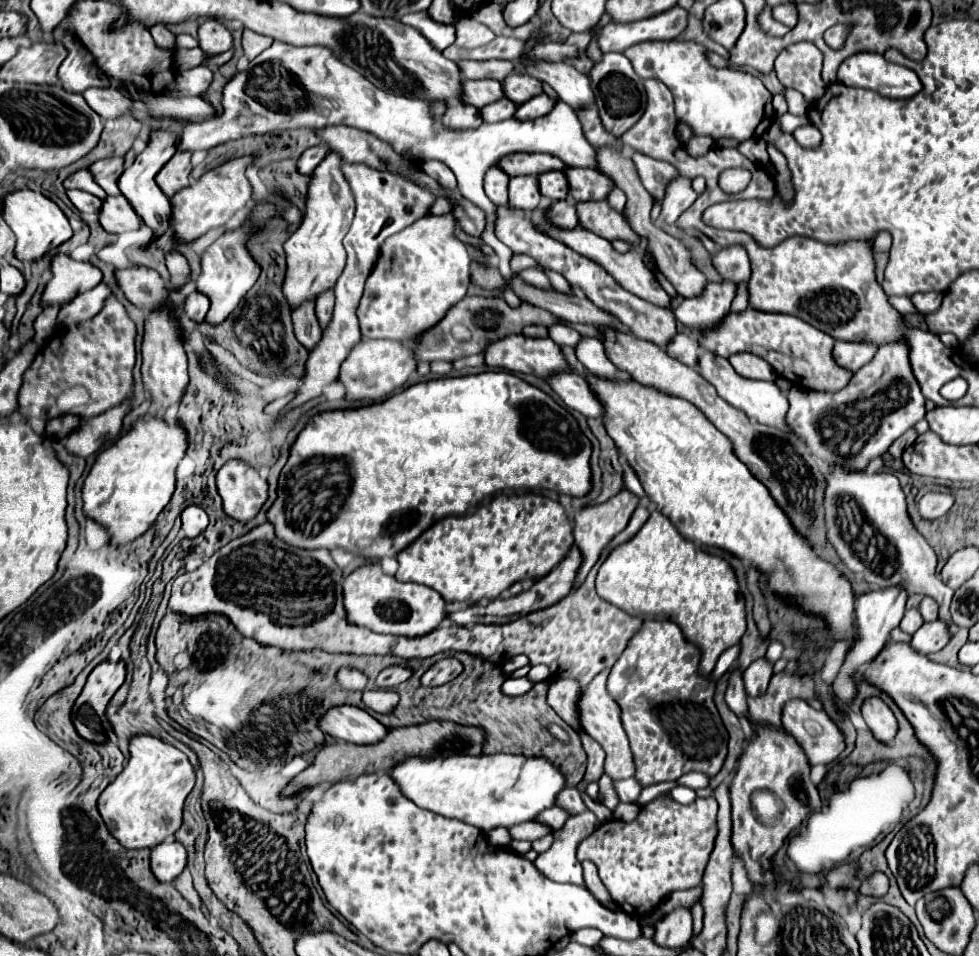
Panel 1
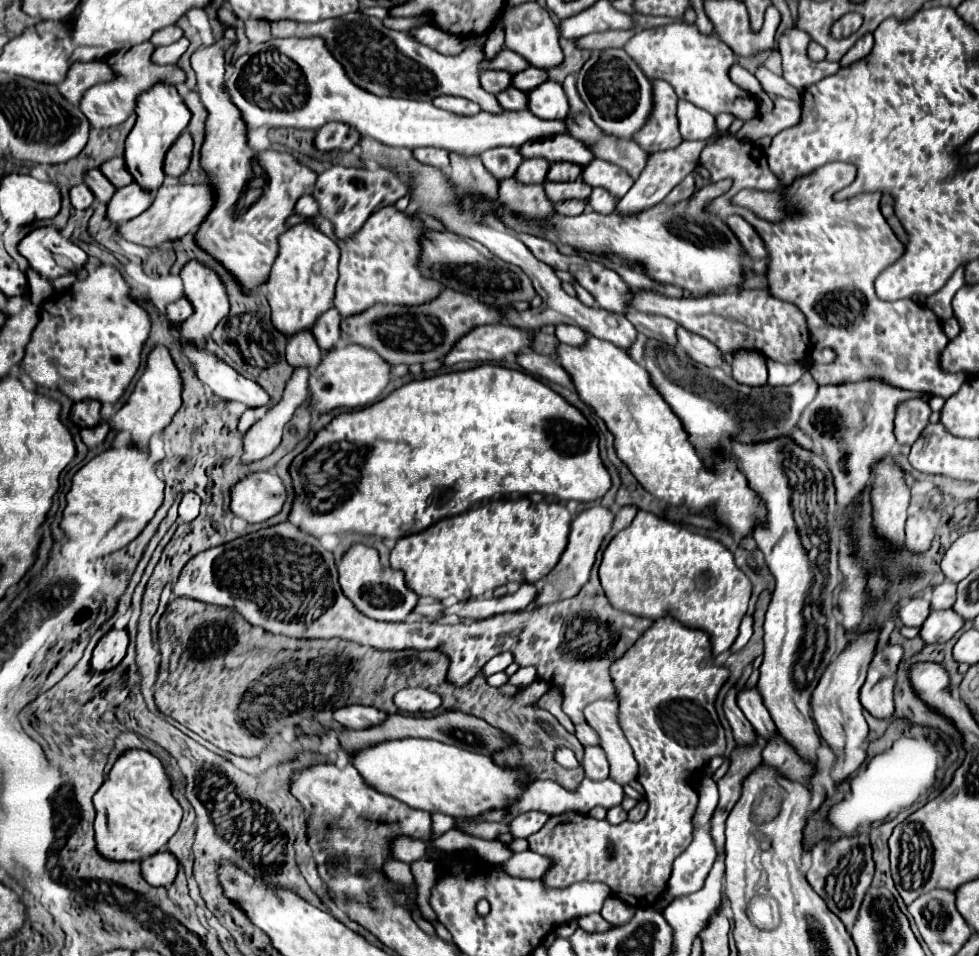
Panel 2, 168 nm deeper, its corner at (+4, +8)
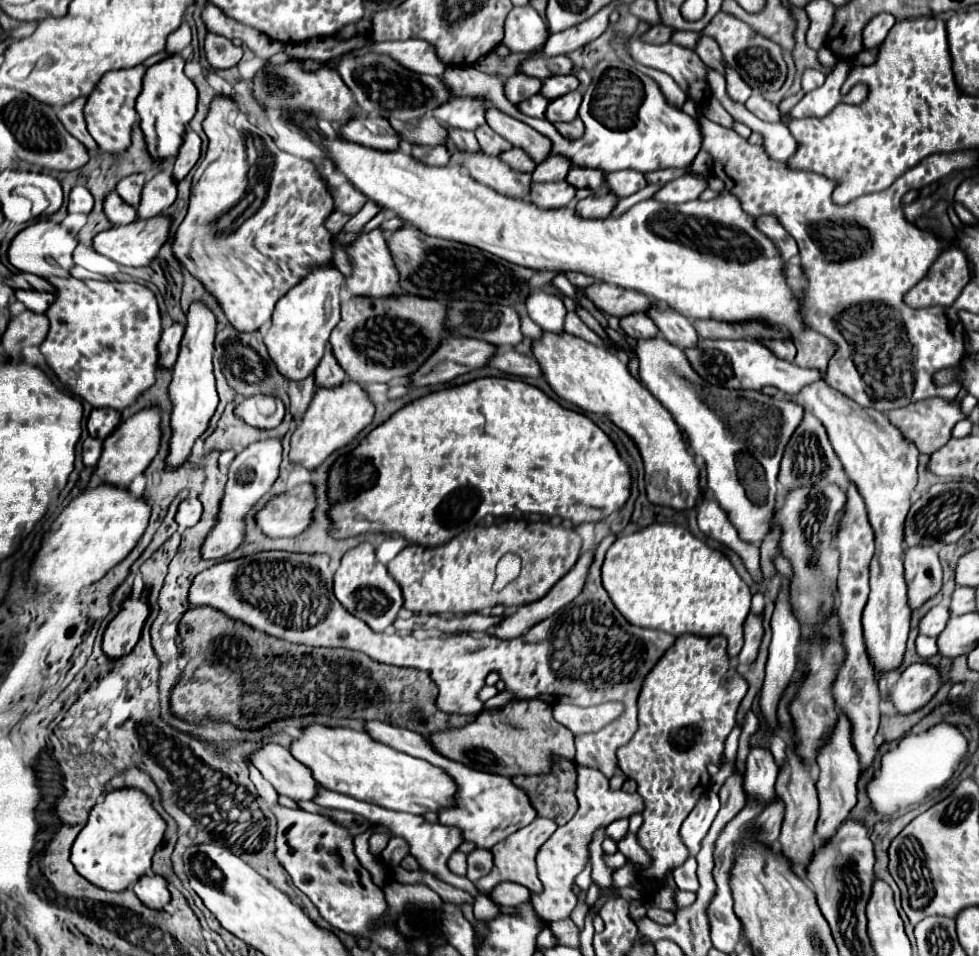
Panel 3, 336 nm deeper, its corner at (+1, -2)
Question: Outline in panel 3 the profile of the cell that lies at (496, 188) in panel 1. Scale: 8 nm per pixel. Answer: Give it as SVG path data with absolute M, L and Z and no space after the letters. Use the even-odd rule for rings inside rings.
M511 148L507 152L501 152L499 160L505 162L509 168L513 168L517 172L531 172L531 170L535 170L535 160L531 160L531 156L527 156L525 150L519 150L519 148Z

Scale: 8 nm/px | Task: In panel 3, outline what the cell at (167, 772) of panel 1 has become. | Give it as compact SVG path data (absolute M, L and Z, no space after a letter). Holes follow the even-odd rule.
M137 788L113 790L93 806L87 826L71 848L71 862L83 878L99 888L111 892L127 890L151 870L153 854L163 844L165 830L167 822L153 808L153 800L145 792Z

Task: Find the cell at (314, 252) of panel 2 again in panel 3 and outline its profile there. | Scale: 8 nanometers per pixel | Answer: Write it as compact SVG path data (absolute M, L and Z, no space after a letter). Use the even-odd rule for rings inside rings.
M331 262L327 266L313 266L299 284L295 284L283 298L279 298L271 328L265 336L265 346L271 360L287 380L301 380L315 372L329 334L339 322L343 278L345 276Z

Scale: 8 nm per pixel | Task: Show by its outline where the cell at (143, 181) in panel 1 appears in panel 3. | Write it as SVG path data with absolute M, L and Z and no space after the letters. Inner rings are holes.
M173 54L167 60L149 66L147 74L143 78L143 90L137 96L135 108L139 114L141 130L145 134L147 152L157 164L163 164L169 158L177 156L177 150L183 142L187 124L191 122L191 118L197 110L197 88L185 76L183 66L185 66L185 60L179 54Z

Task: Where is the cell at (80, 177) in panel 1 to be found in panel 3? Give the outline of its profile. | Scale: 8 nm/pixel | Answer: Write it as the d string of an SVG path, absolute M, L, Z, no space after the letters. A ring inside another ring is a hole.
M117 192L107 194L107 198L103 200L103 210L105 216L109 218L109 222L113 226L121 226L121 224L129 224L135 220L135 208L125 204Z

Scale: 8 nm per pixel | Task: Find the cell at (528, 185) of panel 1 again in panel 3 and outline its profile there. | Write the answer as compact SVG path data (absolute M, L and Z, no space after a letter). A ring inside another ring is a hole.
M549 156L537 168L531 172L533 182L561 182L567 176L567 170L571 168L571 162L567 164L563 156Z

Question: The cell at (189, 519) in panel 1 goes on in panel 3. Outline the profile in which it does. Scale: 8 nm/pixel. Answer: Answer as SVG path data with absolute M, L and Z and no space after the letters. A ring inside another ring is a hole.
M187 498L179 504L179 512L175 516L175 520L179 522L181 528L191 528L201 520L203 514L203 506L197 498Z

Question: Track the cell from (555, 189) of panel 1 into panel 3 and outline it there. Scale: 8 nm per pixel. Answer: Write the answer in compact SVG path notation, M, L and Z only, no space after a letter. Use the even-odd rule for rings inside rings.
M573 166L567 174L567 182L575 188L591 188L591 190L597 190L601 184L603 184L603 178L605 174L601 170L591 170L591 168L579 168L579 166Z

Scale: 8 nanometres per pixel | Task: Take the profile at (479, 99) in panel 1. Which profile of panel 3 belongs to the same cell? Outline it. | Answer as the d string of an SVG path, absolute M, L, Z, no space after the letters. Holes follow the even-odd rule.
M513 74L505 82L505 96L511 104L519 104L531 98L533 94L537 94L539 86L541 86L541 80L537 78L527 78L525 74Z

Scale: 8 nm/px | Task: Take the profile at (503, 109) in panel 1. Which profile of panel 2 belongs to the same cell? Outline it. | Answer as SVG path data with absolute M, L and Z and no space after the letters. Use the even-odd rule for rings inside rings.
M512 86L504 92L500 92L496 98L506 110L526 110L528 108L528 94L520 92L518 88L512 88Z

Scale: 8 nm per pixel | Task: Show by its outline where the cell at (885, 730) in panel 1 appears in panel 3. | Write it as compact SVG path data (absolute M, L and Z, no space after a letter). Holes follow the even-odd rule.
M911 664L891 686L889 702L899 714L909 714L929 702L939 686L941 678L937 668L929 664Z

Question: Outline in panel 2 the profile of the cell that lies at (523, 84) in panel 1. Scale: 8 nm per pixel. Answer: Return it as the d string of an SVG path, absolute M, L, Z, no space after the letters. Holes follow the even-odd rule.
M528 68L524 72L514 74L512 86L516 86L518 90L524 90L524 92L530 92L532 88L540 86L546 80L548 80L548 72L540 72L540 68Z

